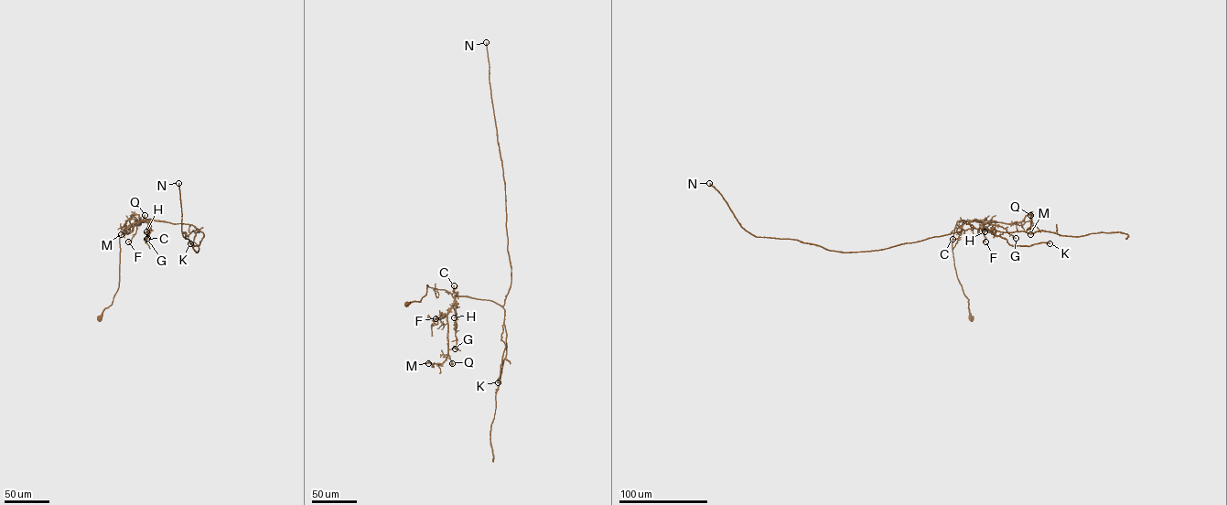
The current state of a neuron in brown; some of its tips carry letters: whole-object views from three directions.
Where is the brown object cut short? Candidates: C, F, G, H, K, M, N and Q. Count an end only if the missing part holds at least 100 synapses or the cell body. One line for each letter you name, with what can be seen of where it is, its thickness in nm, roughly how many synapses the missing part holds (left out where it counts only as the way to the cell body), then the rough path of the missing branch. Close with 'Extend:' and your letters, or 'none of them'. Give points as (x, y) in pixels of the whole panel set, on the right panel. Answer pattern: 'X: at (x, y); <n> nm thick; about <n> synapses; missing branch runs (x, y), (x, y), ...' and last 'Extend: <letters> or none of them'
N: at (709, 183); 360 nm thick; about 160 synapses; missing branch runs (709, 183), (683, 166), (683, 158), (666, 148), (660, 131), (647, 112), (651, 102)
Extend: N

